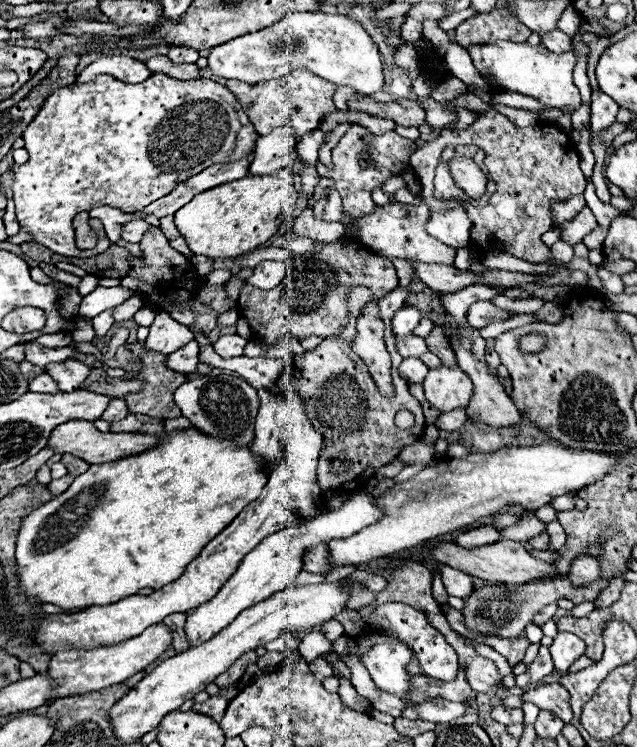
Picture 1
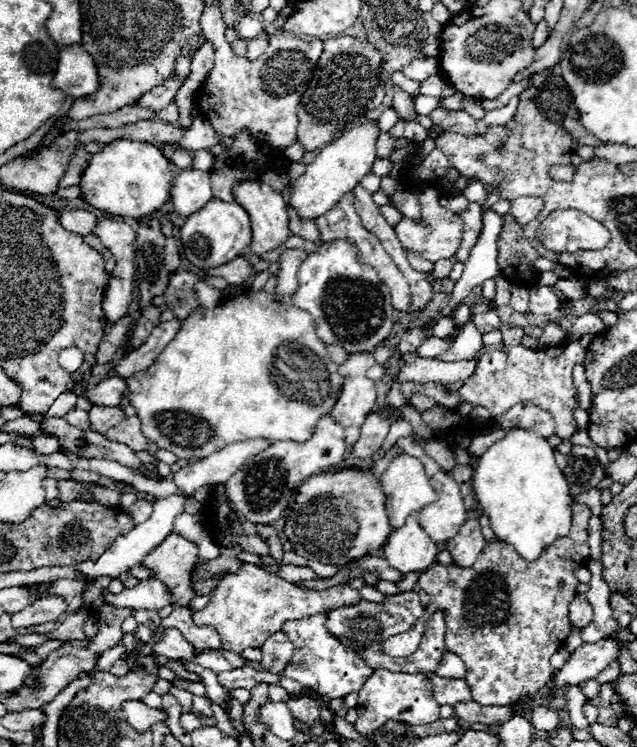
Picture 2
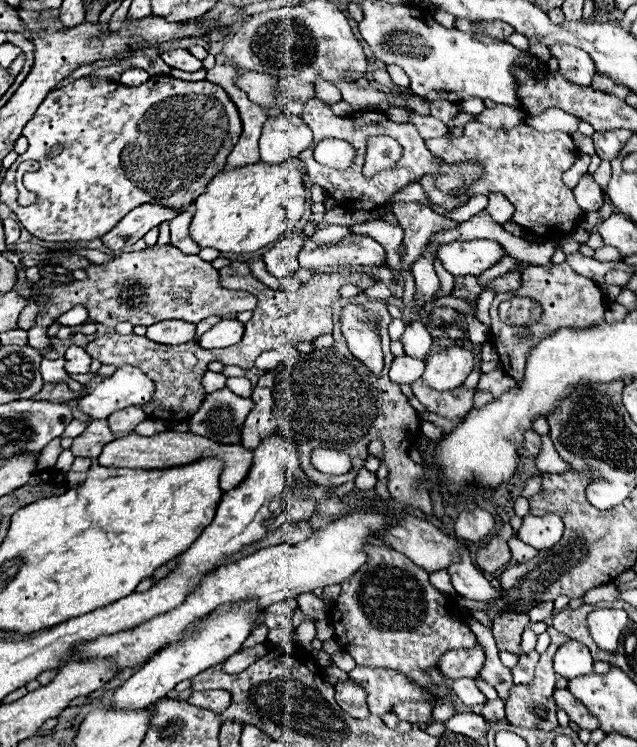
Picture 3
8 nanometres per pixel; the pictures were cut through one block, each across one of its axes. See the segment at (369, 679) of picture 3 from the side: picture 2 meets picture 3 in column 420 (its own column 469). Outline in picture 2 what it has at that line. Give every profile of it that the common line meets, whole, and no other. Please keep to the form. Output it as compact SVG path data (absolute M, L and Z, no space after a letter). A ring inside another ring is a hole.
M432 674L430 682L432 682L434 698L438 704L454 706L458 702L470 702L472 700L472 692L470 692L470 686L466 684L466 680L446 680L446 678Z

